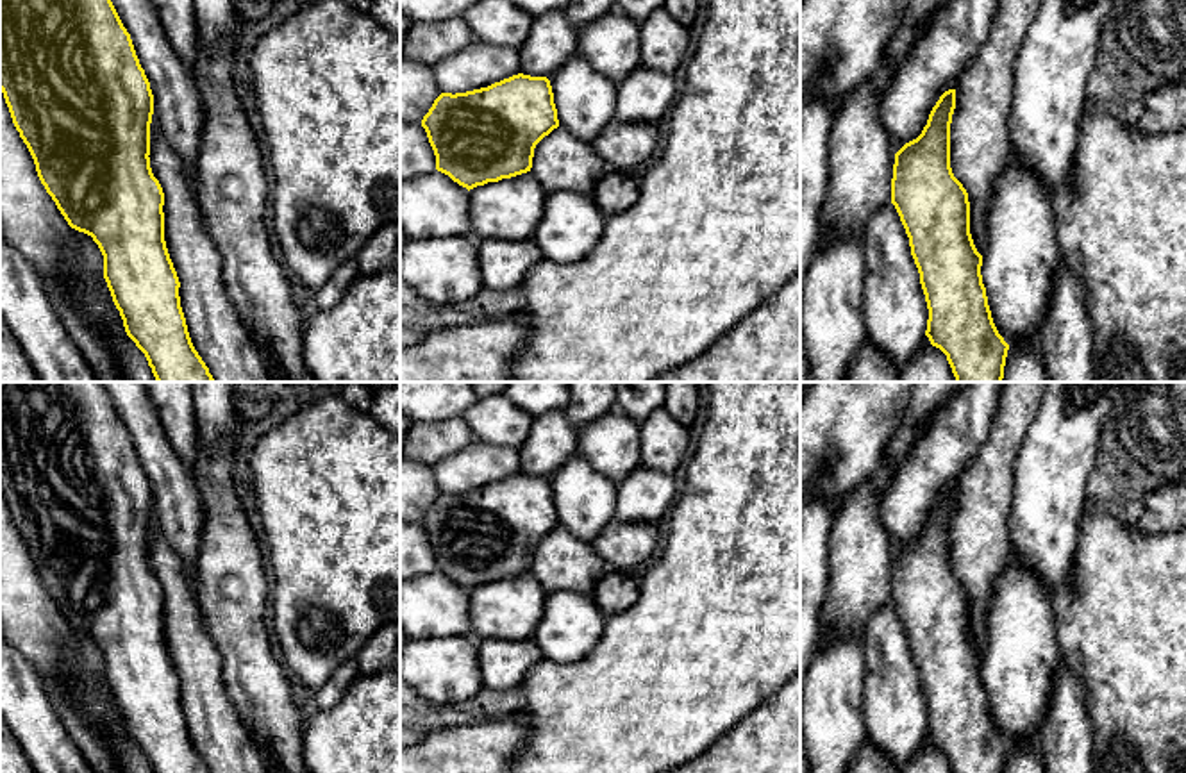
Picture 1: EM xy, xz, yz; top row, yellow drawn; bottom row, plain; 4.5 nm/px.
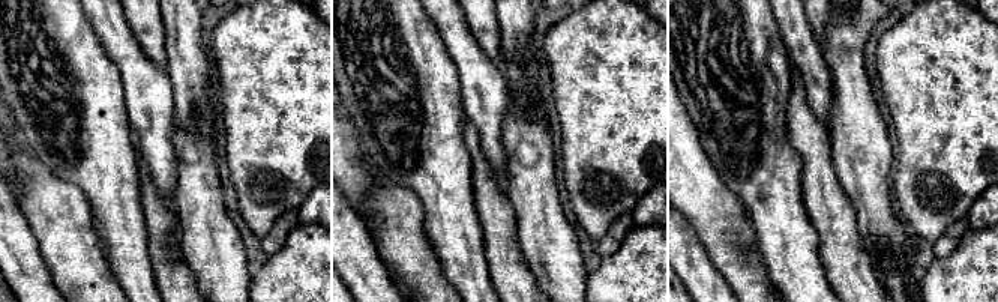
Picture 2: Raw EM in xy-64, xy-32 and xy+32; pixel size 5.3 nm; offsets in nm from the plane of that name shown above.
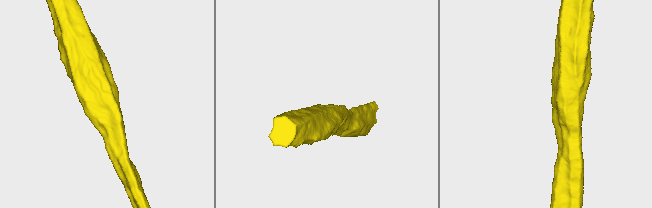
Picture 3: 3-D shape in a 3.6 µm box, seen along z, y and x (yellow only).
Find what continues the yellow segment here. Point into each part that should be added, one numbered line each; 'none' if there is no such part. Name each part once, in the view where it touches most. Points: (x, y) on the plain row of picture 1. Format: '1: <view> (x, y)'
none

